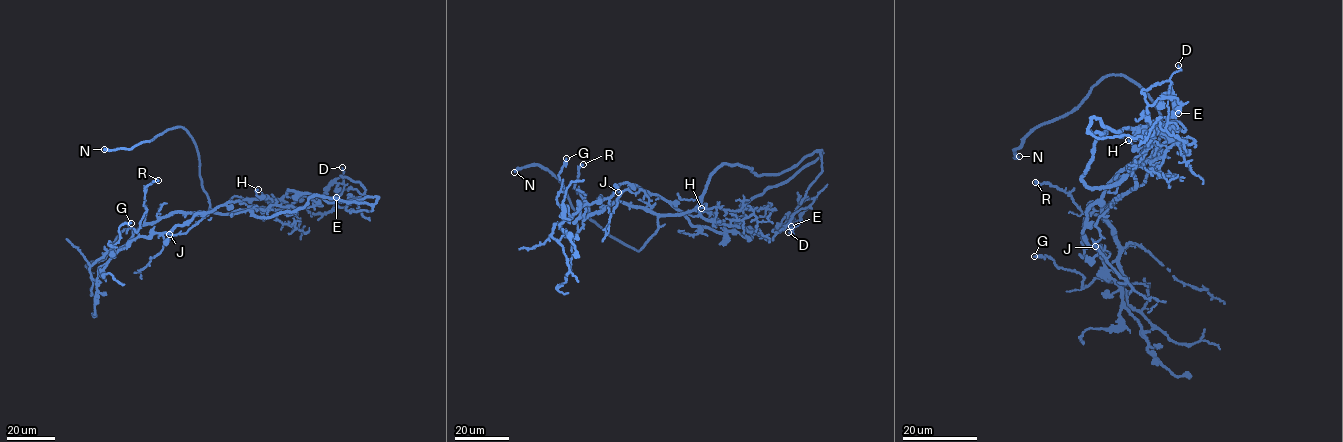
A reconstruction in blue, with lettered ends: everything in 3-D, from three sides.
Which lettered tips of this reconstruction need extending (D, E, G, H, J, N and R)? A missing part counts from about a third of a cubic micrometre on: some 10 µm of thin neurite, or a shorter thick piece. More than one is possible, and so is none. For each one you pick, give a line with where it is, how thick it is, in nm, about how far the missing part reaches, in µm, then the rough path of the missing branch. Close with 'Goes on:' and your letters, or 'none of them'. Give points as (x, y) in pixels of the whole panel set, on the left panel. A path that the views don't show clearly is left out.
N: at (104, 149); 440 nm thick; about 6 µm are missing
Goes on: N

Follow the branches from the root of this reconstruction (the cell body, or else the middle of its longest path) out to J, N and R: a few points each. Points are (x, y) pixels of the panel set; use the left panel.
J: (234, 212), (202, 211), (202, 218), (186, 233), (169, 234)
N: (234, 212), (209, 211), (199, 155), (182, 128), (166, 130), (129, 149), (104, 149)
R: (234, 212), (171, 212), (154, 222), (146, 223), (144, 189), (153, 181), (158, 180)

